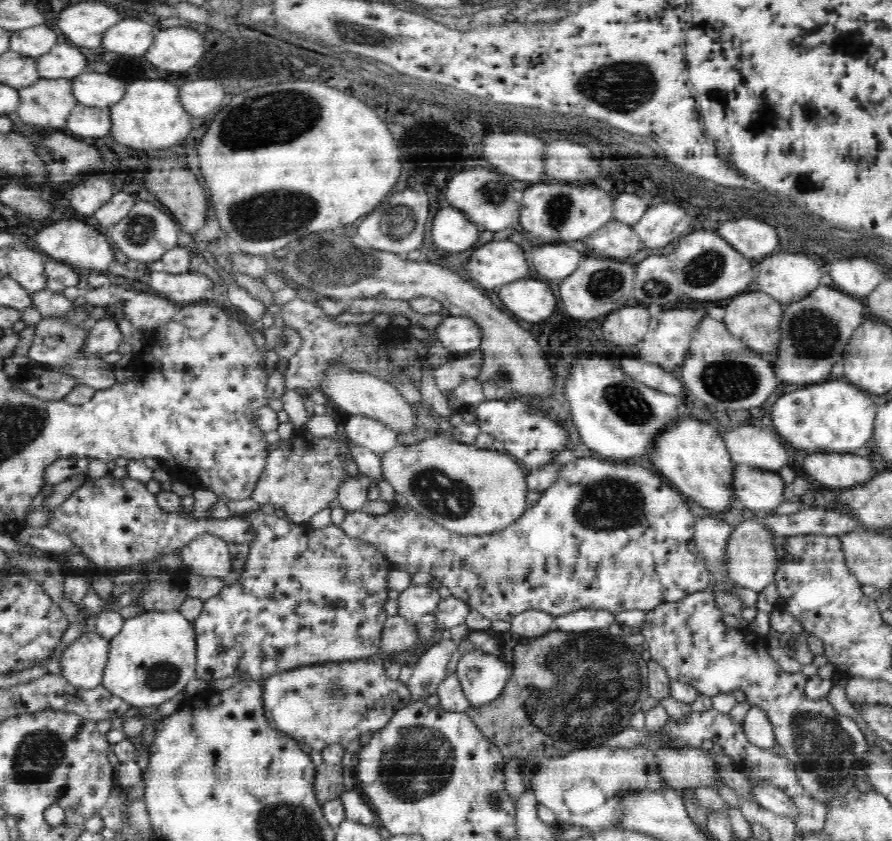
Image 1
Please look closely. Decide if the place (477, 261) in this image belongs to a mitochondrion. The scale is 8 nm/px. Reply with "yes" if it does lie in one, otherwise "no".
no

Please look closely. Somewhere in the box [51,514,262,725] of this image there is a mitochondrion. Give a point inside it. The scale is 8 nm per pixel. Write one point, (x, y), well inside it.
(163, 675)

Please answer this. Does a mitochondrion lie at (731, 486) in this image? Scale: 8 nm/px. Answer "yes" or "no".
no

